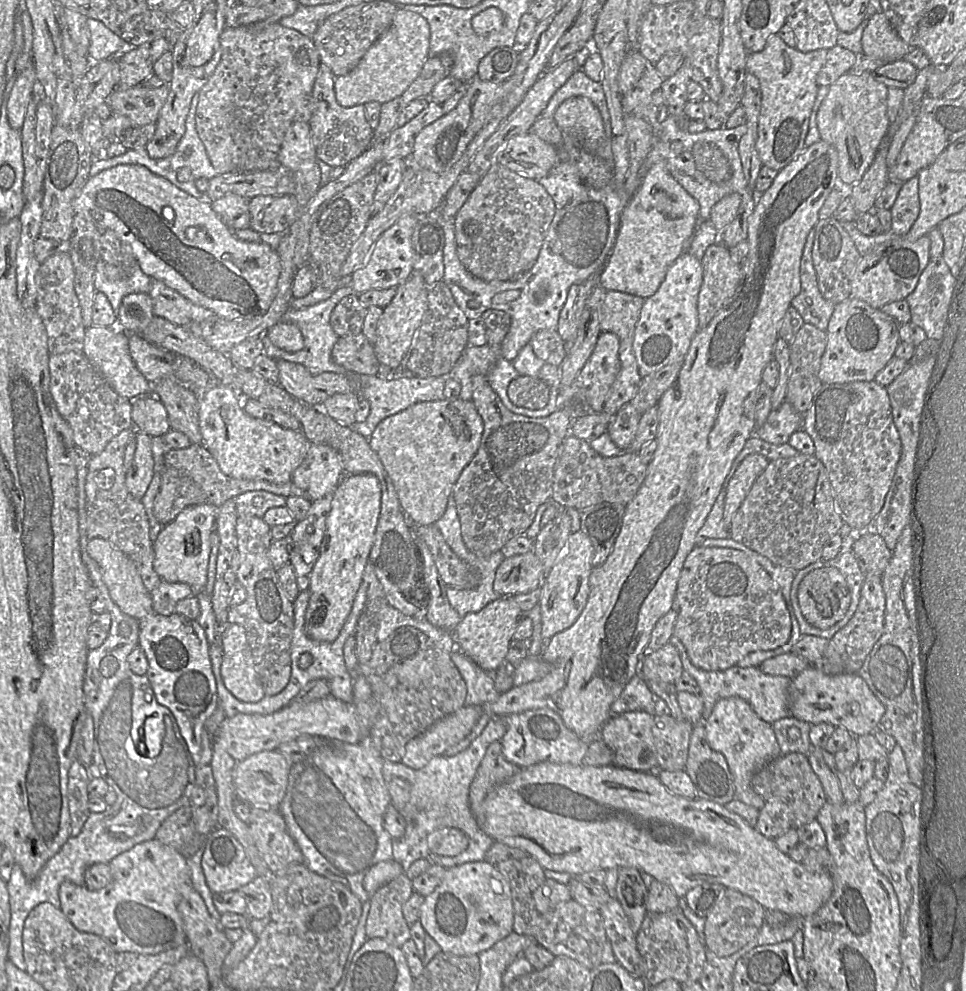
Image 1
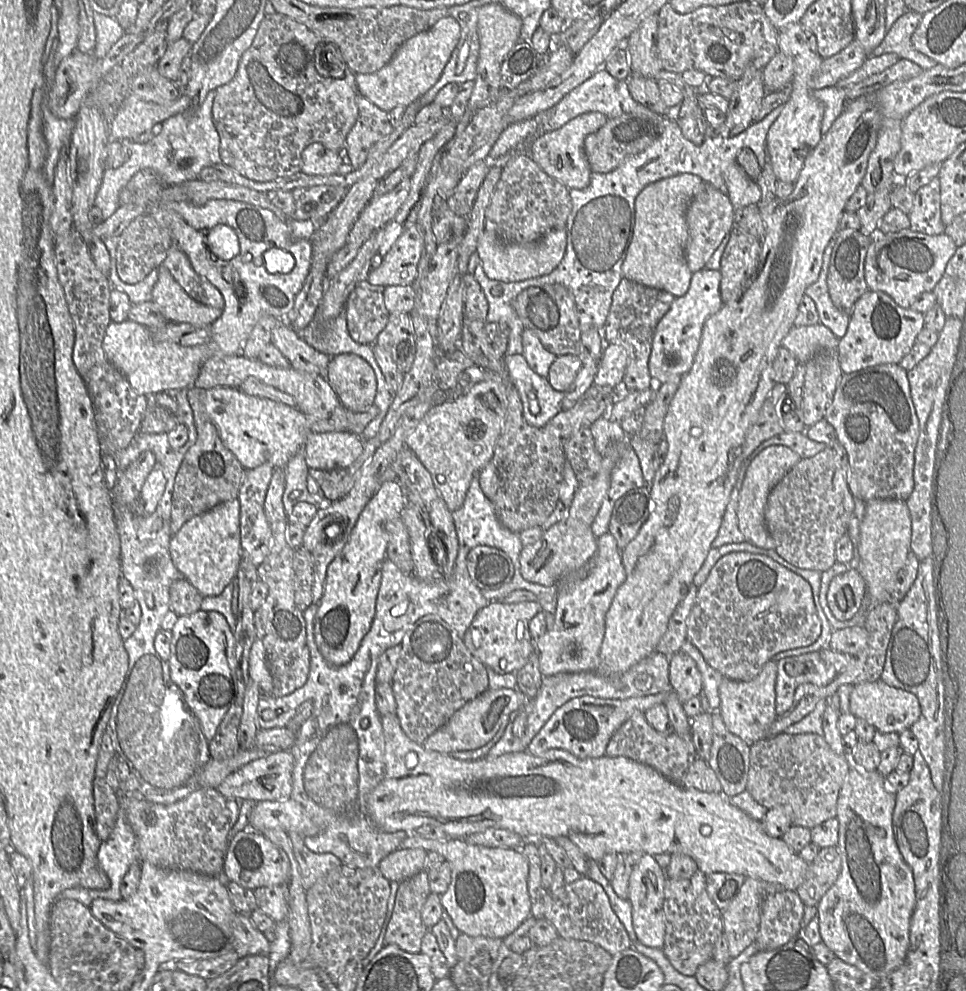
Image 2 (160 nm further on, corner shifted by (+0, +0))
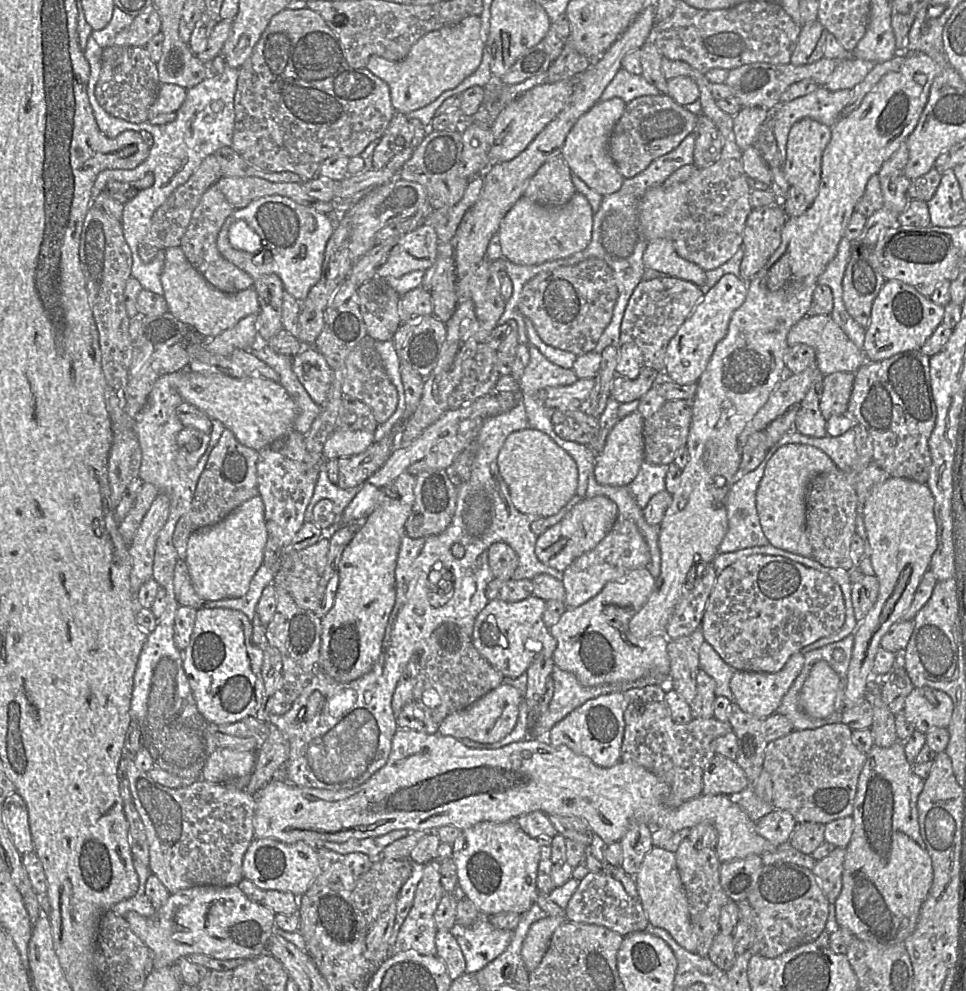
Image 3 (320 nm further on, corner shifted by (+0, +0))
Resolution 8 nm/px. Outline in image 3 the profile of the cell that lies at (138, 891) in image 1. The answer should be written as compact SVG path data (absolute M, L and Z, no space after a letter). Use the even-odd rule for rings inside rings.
M195 886L170 894L152 917L127 912L124 919L132 932L150 949L154 970L171 966L181 958L202 954L219 960L252 959L266 953L268 939L274 935L276 914L263 903L249 900L237 886Z

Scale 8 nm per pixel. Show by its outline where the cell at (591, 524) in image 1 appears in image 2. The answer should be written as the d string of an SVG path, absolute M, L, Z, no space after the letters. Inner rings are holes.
M648 487L628 491L613 503L609 519L608 533L611 534L620 549L625 548L637 535L652 510L652 499Z

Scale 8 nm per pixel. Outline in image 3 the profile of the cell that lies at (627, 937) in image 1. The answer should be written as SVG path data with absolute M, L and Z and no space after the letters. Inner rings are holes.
M635 821L620 840L623 853L620 867L631 877L635 876L645 855L653 848L652 832L653 828L648 824Z

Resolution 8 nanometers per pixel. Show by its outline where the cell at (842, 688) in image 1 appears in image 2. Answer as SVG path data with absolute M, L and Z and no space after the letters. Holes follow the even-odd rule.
M877 680L853 685L849 696L848 712L857 719L864 719L880 733L900 733L909 730L919 719L921 708L914 694Z

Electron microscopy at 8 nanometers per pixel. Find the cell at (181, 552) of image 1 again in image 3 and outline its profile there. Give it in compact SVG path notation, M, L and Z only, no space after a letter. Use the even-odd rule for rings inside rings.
M258 495L237 507L219 523L194 532L183 557L196 594L204 601L234 599L244 596L254 575L264 561L269 539L265 507Z

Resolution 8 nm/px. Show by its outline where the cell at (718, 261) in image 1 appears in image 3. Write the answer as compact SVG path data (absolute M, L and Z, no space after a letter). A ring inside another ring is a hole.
M775 201L752 209L743 231L744 255L740 277L749 281L768 261L781 243L782 229L788 219L784 206Z

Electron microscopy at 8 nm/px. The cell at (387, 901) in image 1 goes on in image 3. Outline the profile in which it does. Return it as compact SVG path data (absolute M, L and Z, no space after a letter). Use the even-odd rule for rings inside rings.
M434 861L425 865L423 876L415 891L413 905L400 927L393 945L393 954L399 954L406 951L415 951L423 956L436 955L435 937L438 929L434 920L434 913L441 899L446 894L446 891L440 883L440 865L440 863Z

